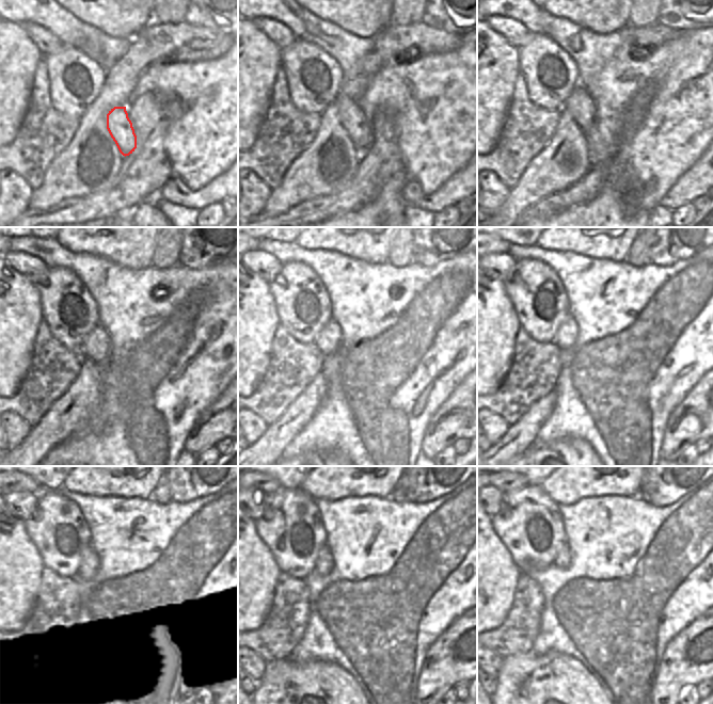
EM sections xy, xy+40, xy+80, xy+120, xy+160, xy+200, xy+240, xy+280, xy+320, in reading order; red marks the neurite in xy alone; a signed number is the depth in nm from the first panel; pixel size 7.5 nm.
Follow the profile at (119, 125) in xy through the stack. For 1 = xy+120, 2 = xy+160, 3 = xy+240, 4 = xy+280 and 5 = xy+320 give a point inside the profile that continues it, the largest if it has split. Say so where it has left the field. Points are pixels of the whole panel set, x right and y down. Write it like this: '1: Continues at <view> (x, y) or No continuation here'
1: Continues at xy+120 (97, 346)
2: Continues at xy+160 (329, 339)
3: Continues at xy+240 (90, 563)
4: Continues at xy+280 (325, 561)
5: Continues at xy+320 (563, 559).

